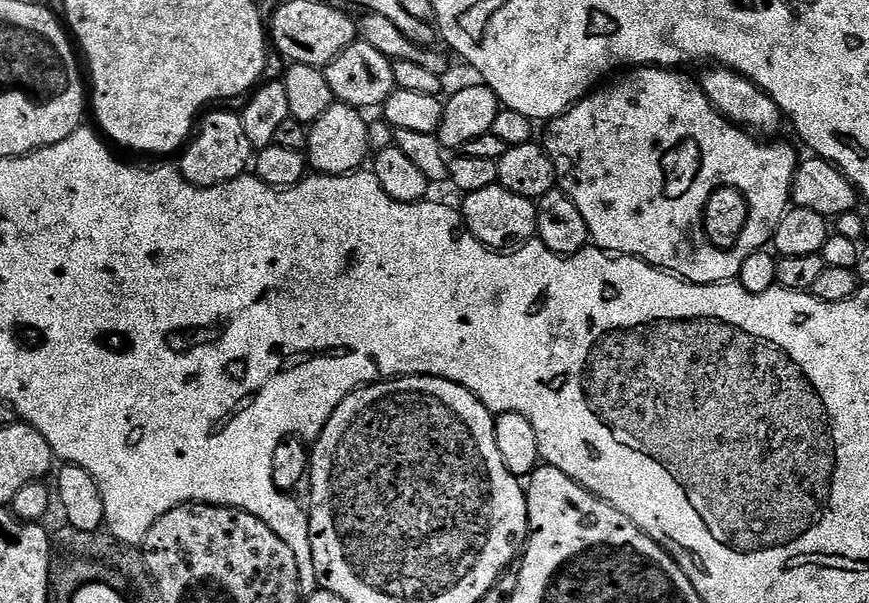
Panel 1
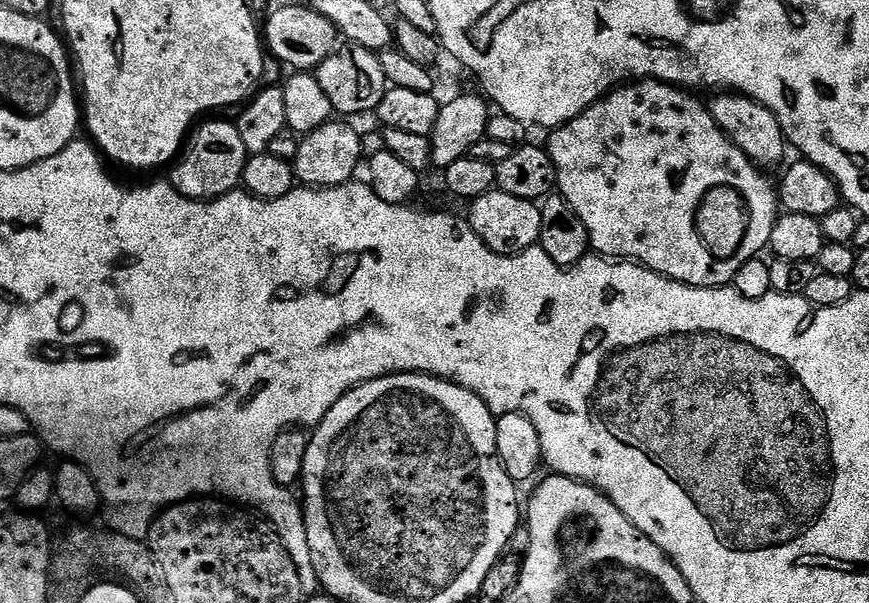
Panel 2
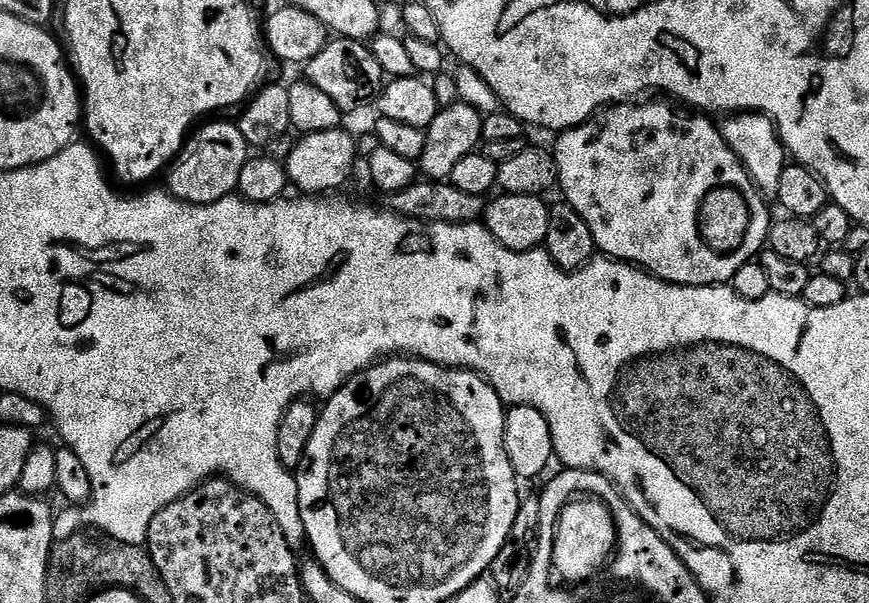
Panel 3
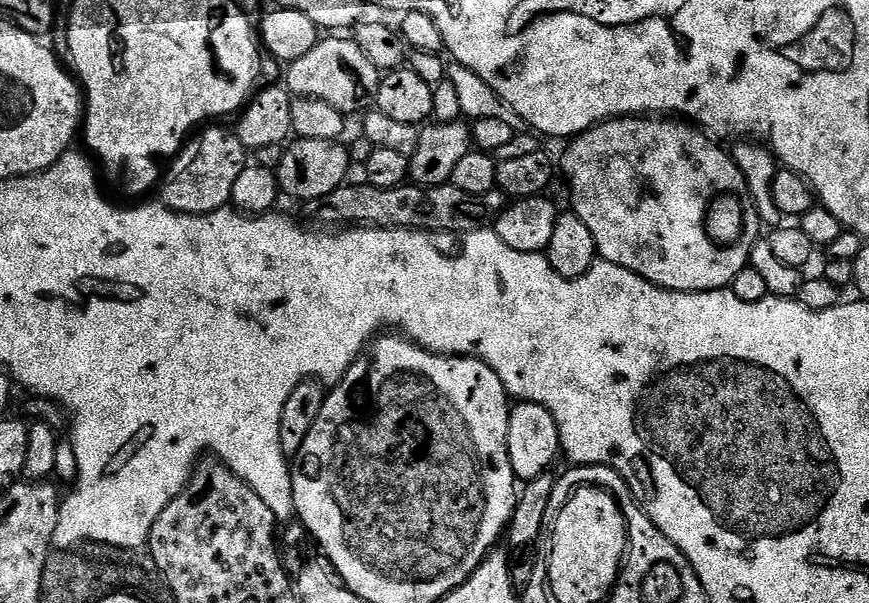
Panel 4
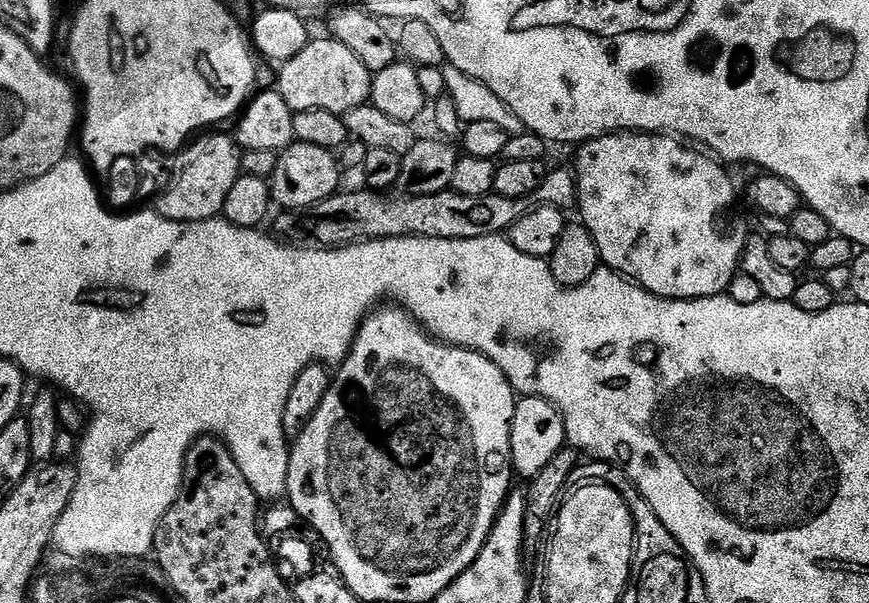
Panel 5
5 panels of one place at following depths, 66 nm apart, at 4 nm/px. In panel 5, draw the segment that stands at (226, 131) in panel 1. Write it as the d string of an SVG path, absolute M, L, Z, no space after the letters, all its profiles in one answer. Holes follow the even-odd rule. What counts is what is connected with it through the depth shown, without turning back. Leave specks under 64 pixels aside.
M231 135L203 136L196 138L201 140L193 139L172 165L172 177L158 200L158 211L167 220L191 222L219 217L230 186L242 175L242 152L235 139Z

